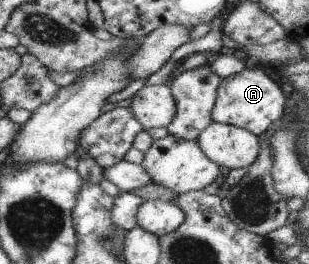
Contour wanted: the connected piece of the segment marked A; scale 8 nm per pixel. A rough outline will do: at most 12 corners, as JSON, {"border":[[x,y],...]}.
{"border":[[262,70],[221,78],[211,121],[255,136],[286,99]]}

